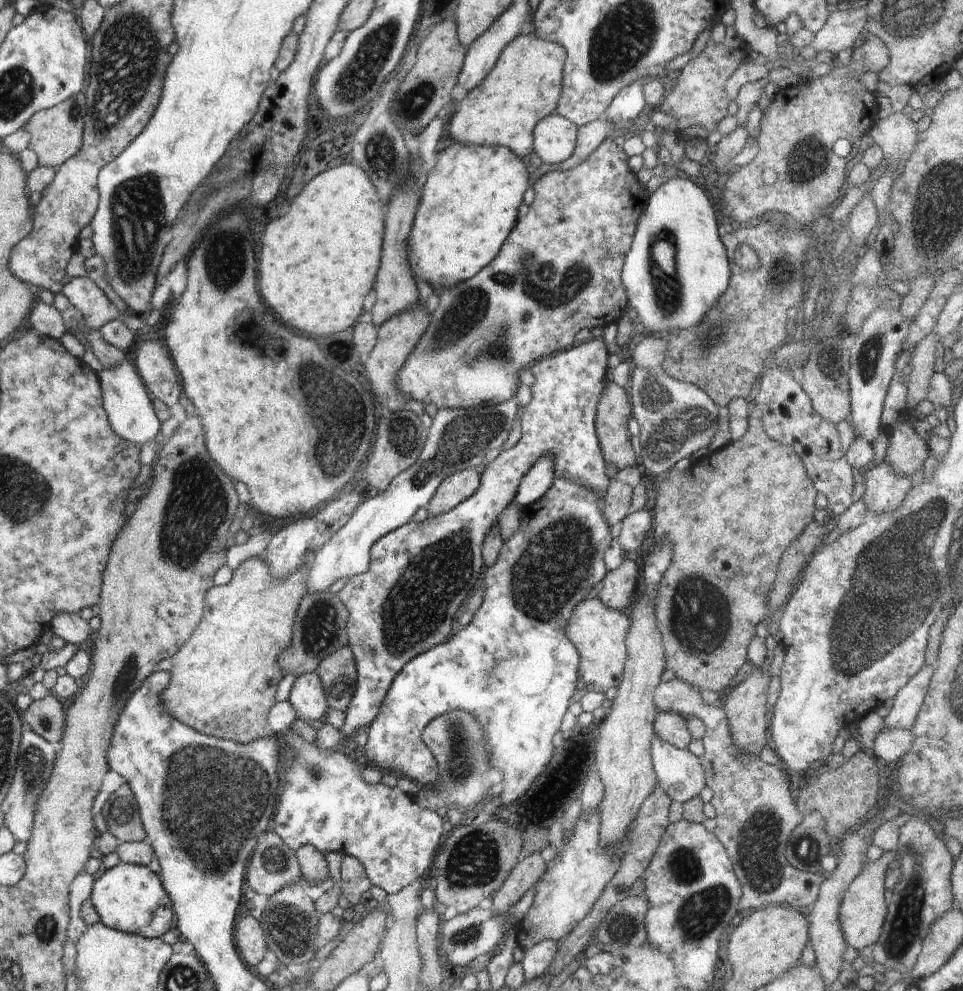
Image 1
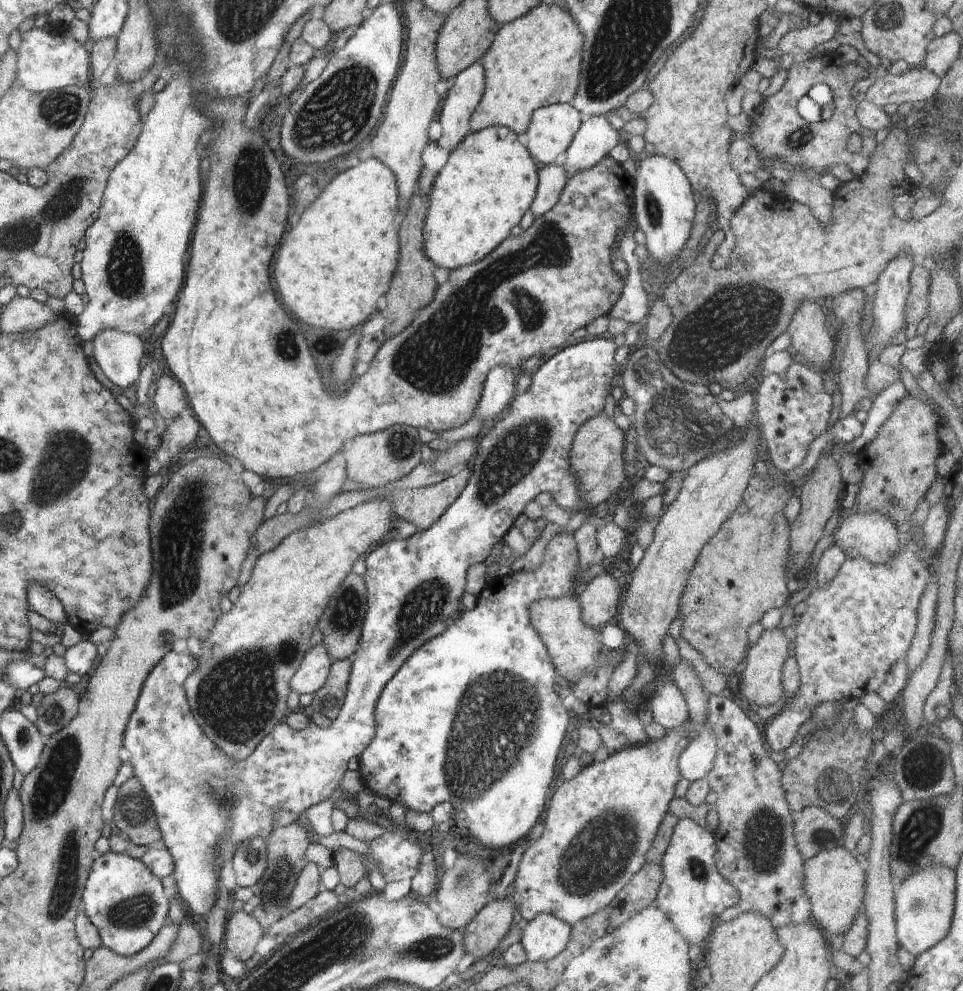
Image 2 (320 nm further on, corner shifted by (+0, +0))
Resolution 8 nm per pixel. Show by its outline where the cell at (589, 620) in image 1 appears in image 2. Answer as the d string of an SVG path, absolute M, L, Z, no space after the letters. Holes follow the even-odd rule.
M575 595L545 598L531 602L528 607L532 628L540 635L556 672L574 684L584 673L596 668L596 657L606 649L601 643L600 630L581 621L581 608Z

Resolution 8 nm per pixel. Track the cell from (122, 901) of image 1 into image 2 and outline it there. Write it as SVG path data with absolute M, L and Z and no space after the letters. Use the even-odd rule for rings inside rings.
M111 850L103 855L97 855L92 863L85 882L81 910L97 928L102 946L120 956L131 957L142 952L160 932L160 929L168 920L169 905L170 900L164 893L161 879L154 876L140 859L130 857L127 853L117 853Z

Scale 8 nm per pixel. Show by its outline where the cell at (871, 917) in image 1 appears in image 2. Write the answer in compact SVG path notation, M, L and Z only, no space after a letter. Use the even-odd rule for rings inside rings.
M843 846L820 849L812 858L803 859L803 889L811 904L812 920L827 935L839 935L850 926L863 906L866 875L862 863Z

